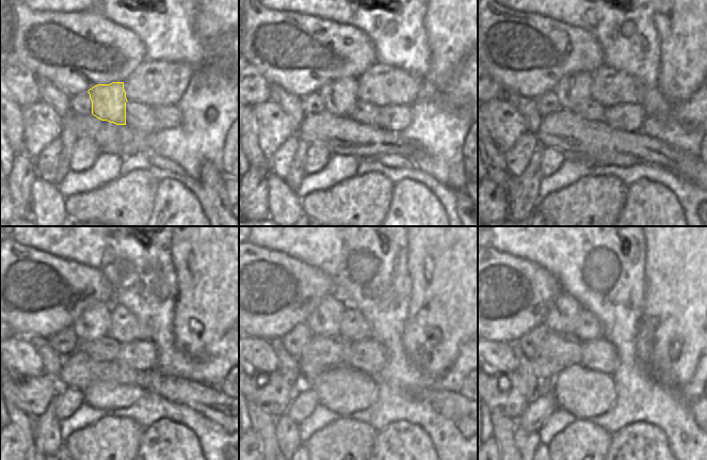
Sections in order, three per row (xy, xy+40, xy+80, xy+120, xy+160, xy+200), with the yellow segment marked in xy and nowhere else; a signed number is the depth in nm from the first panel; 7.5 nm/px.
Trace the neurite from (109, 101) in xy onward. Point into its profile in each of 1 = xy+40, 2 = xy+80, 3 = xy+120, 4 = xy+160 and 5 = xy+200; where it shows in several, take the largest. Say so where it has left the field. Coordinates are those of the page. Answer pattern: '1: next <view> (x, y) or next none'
1: next xy+40 (339, 96)
2: next xy+80 (573, 90)
3: next xy+120 (94, 322)
4: next xy+160 (324, 320)
5: next xy+200 (565, 308)

